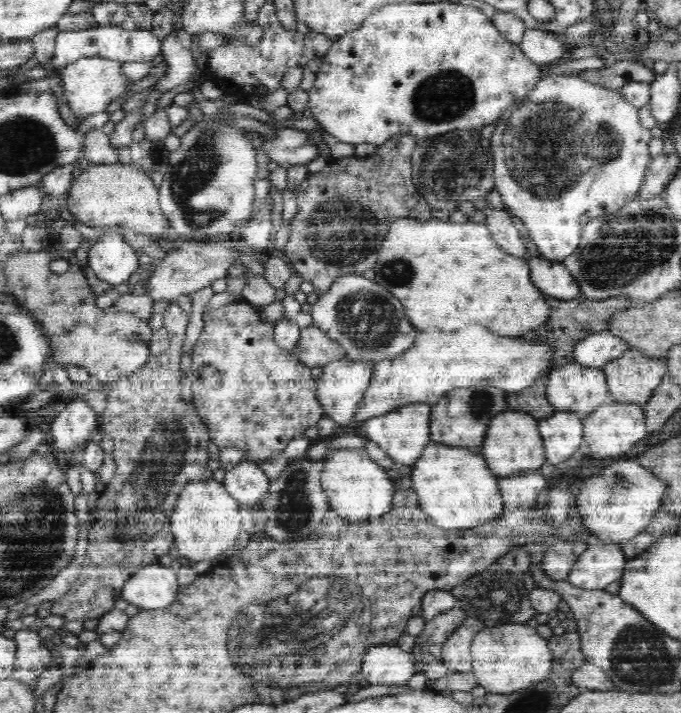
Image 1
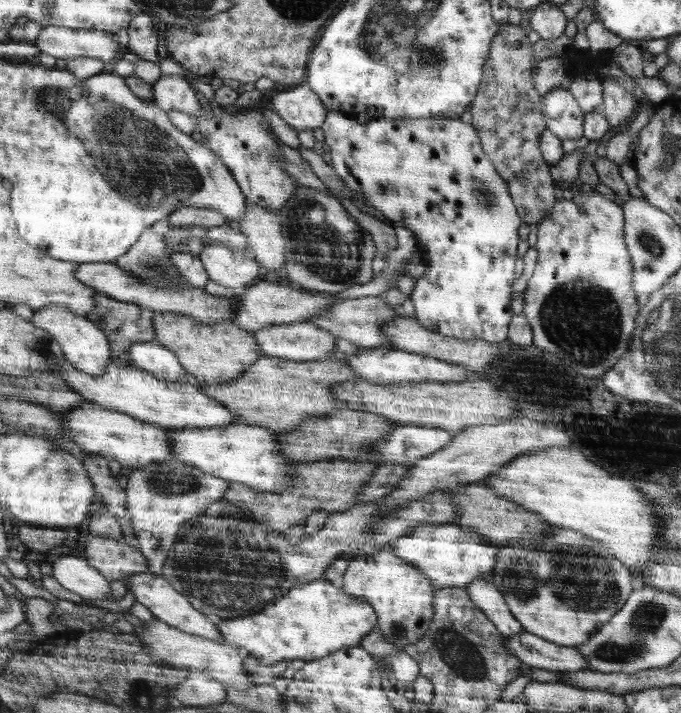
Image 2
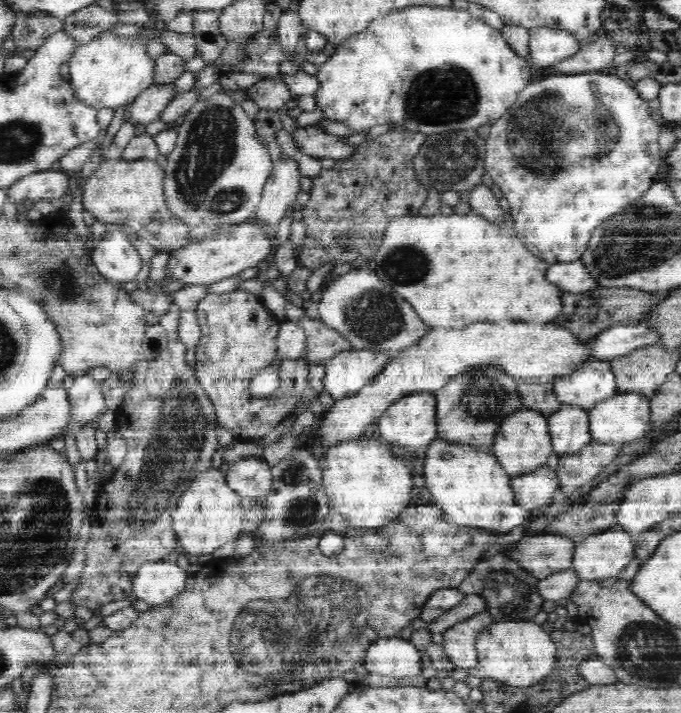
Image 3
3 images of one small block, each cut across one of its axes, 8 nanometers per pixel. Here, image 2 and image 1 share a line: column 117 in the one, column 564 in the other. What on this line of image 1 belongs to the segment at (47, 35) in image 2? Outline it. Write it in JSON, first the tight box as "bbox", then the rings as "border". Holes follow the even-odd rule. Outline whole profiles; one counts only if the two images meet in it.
{"bbox":[522,29,572,65],"border":[[[527,29],[522,42],[522,52],[538,65],[557,63],[569,57],[572,47],[557,33]]]}

